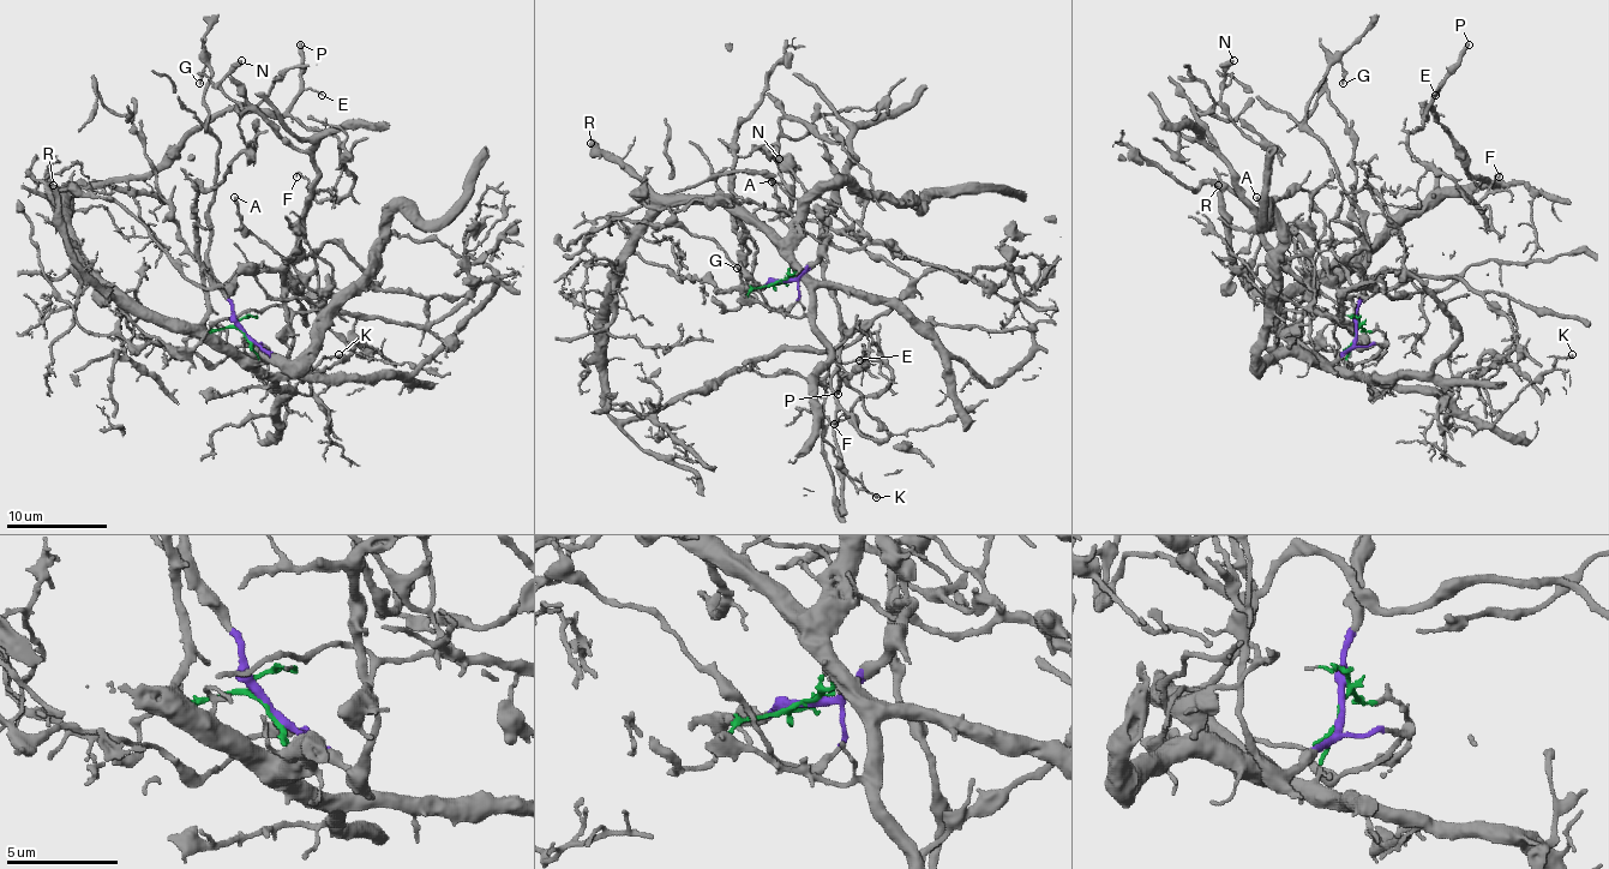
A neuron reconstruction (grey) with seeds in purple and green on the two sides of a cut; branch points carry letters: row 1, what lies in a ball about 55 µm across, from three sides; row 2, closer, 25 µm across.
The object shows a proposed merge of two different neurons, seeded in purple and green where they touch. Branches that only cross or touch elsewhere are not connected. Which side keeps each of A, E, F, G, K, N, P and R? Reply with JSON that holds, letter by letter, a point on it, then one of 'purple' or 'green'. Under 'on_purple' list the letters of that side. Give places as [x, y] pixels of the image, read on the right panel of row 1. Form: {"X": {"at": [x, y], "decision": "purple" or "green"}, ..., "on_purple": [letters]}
{"A": {"at": [1256, 197], "decision": "purple"}, "E": {"at": [1435, 95], "decision": "green"}, "F": {"at": [1499, 177], "decision": "green"}, "G": {"at": [1343, 83], "decision": "purple"}, "K": {"at": [1572, 354], "decision": "green"}, "N": {"at": [1234, 60], "decision": "purple"}, "P": {"at": [1469, 45], "decision": "green"}, "R": {"at": [1218, 185], "decision": "green"}, "on_purple": ["A", "G", "N"]}

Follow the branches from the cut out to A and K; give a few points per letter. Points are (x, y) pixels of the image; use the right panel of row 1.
A: (1356, 331), (1333, 361), (1319, 354), (1310, 291), (1283, 263), (1313, 265), (1310, 288), (1296, 240), (1255, 197)
K: (1356, 331), (1346, 359), (1351, 371), (1420, 387), (1472, 419), (1489, 421), (1573, 354)

